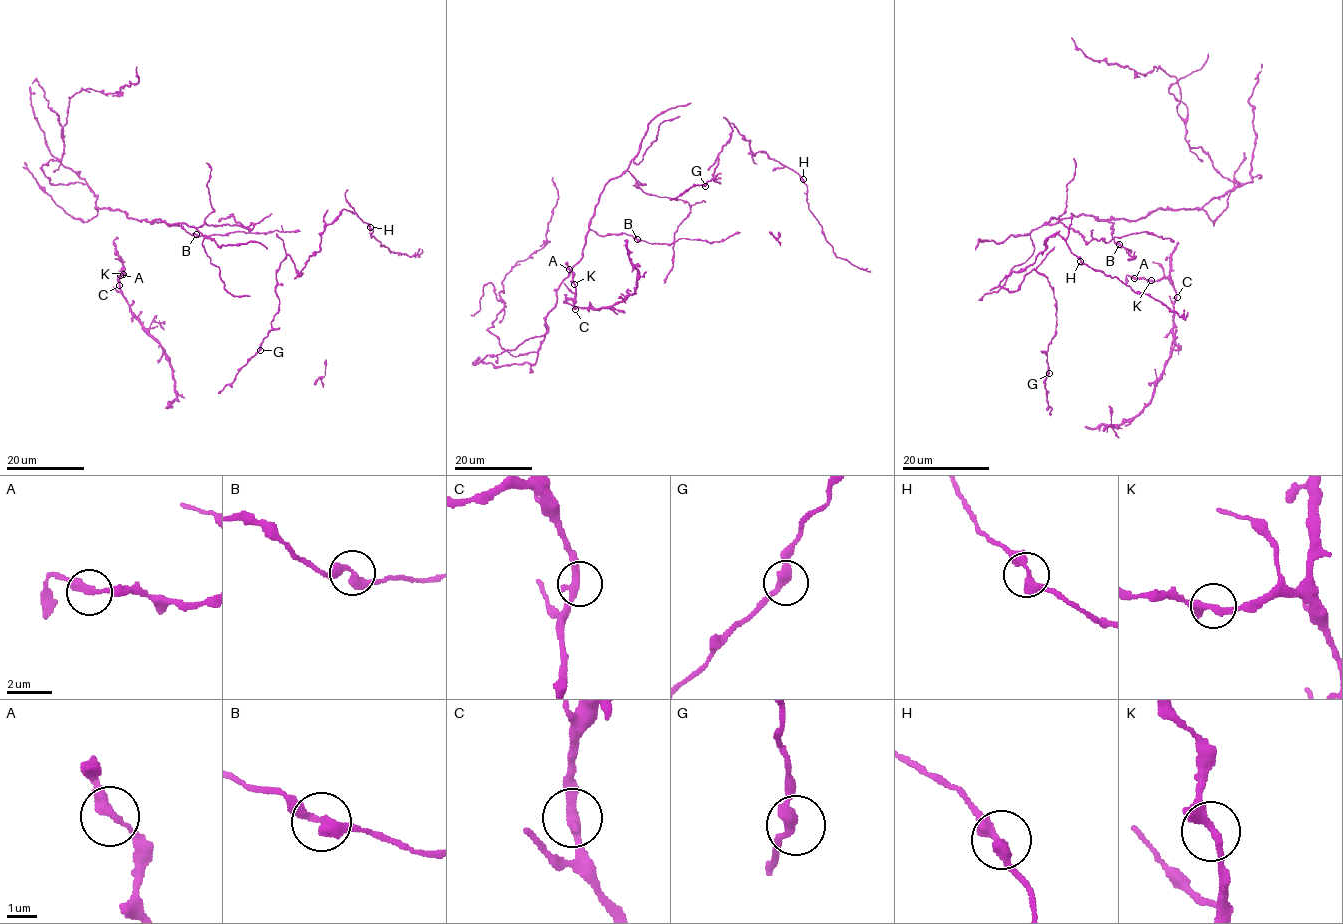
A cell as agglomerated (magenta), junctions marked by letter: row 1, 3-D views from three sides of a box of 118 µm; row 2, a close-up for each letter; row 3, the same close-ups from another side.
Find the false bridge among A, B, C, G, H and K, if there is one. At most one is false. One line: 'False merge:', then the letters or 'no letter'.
False merge: no letter

